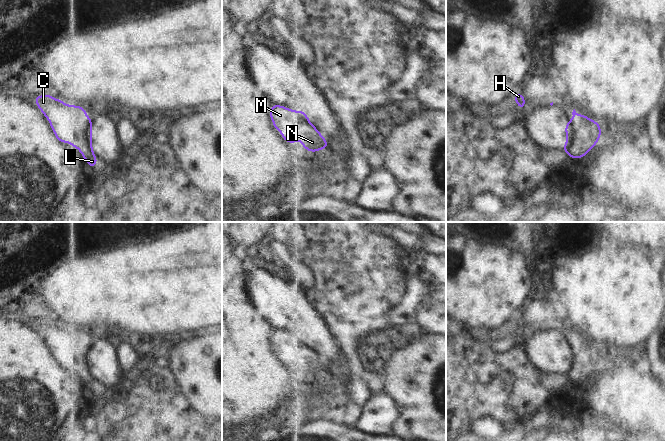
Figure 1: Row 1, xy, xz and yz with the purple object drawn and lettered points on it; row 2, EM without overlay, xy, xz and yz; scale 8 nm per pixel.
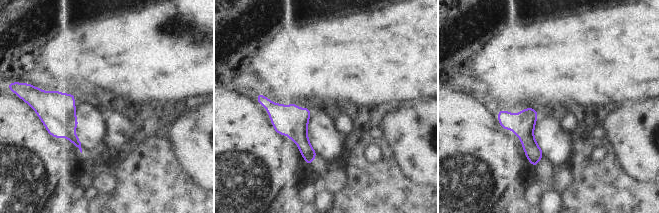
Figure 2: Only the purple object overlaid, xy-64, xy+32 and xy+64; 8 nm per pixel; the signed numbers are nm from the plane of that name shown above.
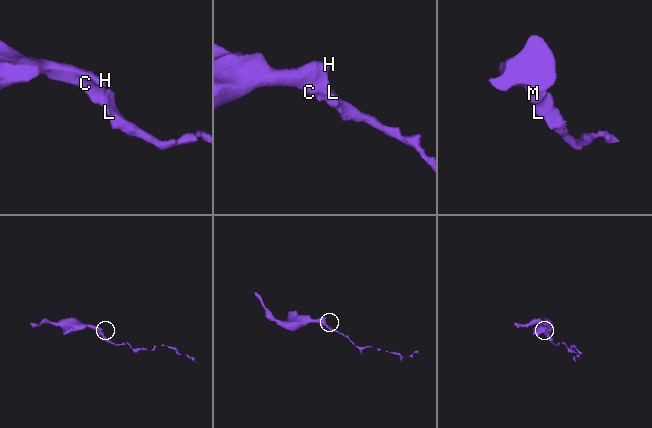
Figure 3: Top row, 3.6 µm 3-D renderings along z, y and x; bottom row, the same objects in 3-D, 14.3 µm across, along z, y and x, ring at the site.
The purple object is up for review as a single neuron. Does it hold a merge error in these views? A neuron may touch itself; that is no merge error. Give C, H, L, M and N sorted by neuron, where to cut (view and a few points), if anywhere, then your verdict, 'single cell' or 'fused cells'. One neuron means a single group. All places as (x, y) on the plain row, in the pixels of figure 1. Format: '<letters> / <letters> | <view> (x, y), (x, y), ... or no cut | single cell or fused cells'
C H L M N | no cut | single cell

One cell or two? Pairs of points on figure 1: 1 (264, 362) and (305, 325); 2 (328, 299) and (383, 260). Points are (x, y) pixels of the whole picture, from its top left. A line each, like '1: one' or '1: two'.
1: two
2: one

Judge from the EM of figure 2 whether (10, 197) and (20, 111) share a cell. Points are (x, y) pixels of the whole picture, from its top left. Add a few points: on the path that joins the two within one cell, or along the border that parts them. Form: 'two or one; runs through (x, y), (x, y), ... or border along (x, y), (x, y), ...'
one; runs through (10, 176), (10, 132)

